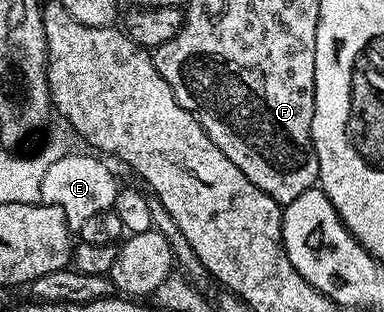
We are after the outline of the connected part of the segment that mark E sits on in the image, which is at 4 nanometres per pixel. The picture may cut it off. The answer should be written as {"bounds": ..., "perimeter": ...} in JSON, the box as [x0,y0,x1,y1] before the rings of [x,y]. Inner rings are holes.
{"bounds":[40,155,118,229],"perimeter":[[[64,155],[53,158],[40,186],[40,199],[50,207],[60,207],[69,228],[78,229],[94,213],[110,211],[116,205],[118,182],[108,172],[103,158],[92,155]],[[100,158],[100,159],[95,159]]]}

